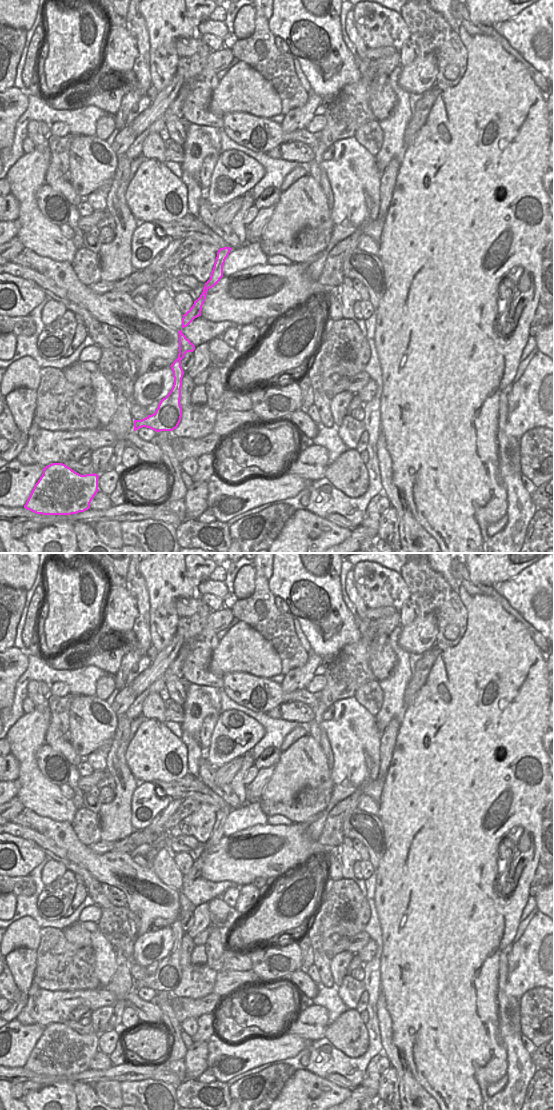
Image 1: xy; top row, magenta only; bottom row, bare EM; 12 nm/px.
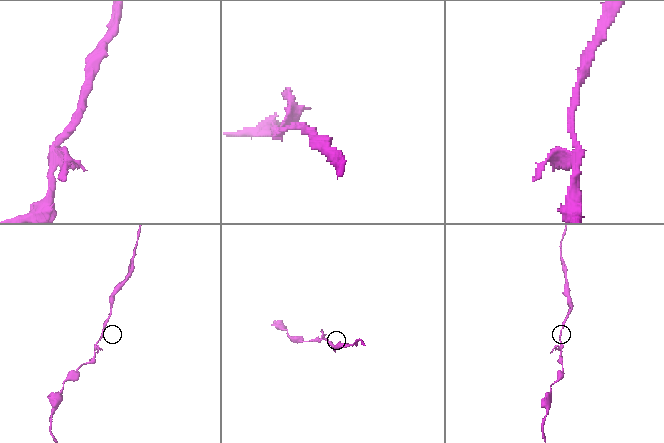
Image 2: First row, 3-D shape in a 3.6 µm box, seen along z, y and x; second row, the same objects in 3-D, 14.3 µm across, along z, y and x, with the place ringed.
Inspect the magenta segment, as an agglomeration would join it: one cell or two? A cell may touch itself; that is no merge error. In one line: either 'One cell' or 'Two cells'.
One cell.

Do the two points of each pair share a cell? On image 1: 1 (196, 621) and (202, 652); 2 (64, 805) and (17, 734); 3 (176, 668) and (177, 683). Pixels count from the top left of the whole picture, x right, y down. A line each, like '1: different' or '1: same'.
1: same
2: same
3: different

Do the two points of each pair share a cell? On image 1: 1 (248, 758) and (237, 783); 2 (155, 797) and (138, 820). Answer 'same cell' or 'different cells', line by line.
1: same cell
2: same cell

